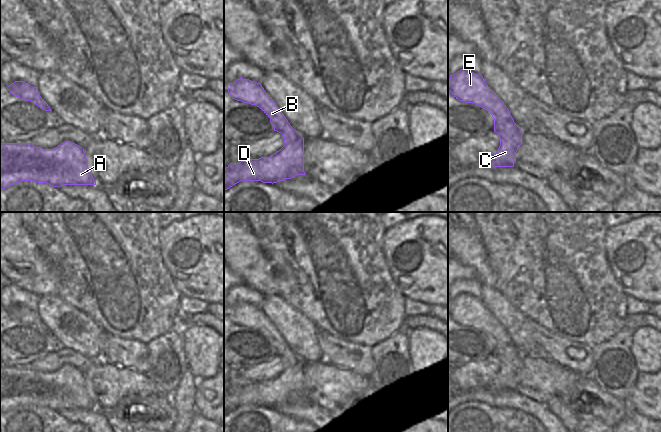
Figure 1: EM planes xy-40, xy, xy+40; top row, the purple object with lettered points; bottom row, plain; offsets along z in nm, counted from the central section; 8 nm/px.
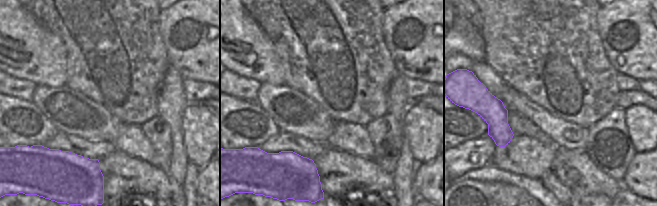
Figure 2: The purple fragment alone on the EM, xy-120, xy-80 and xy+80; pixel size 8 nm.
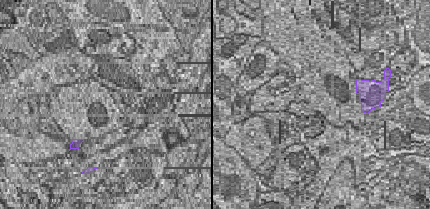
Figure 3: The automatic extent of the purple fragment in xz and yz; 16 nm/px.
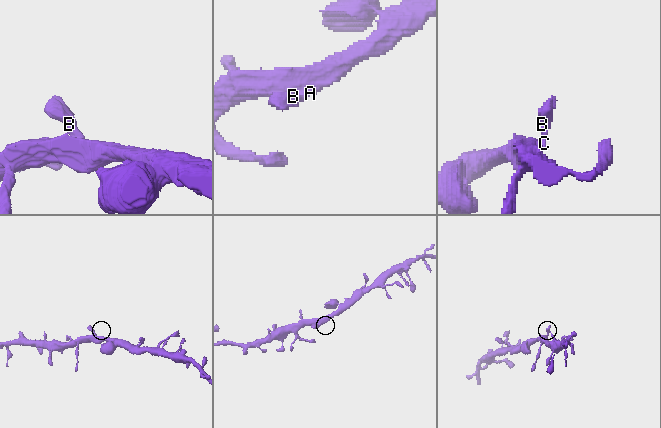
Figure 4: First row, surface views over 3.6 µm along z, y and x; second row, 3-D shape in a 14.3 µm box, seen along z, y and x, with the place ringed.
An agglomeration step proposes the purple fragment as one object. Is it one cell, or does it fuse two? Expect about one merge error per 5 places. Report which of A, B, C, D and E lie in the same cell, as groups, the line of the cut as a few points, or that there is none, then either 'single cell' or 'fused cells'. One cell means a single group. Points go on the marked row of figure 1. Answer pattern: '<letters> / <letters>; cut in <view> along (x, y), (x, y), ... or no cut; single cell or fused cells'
A B C D E; no cut; single cell

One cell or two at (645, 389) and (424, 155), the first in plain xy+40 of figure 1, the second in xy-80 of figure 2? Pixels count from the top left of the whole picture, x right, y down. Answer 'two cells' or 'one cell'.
two cells

